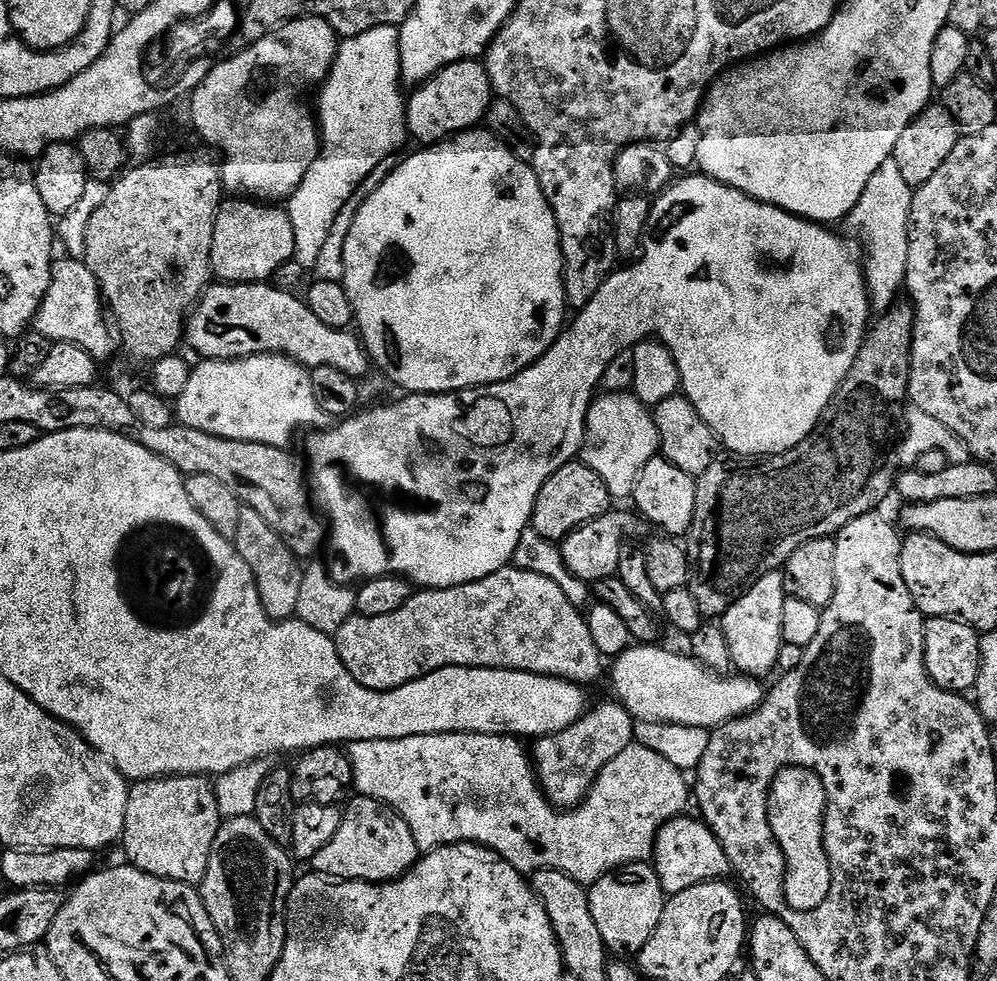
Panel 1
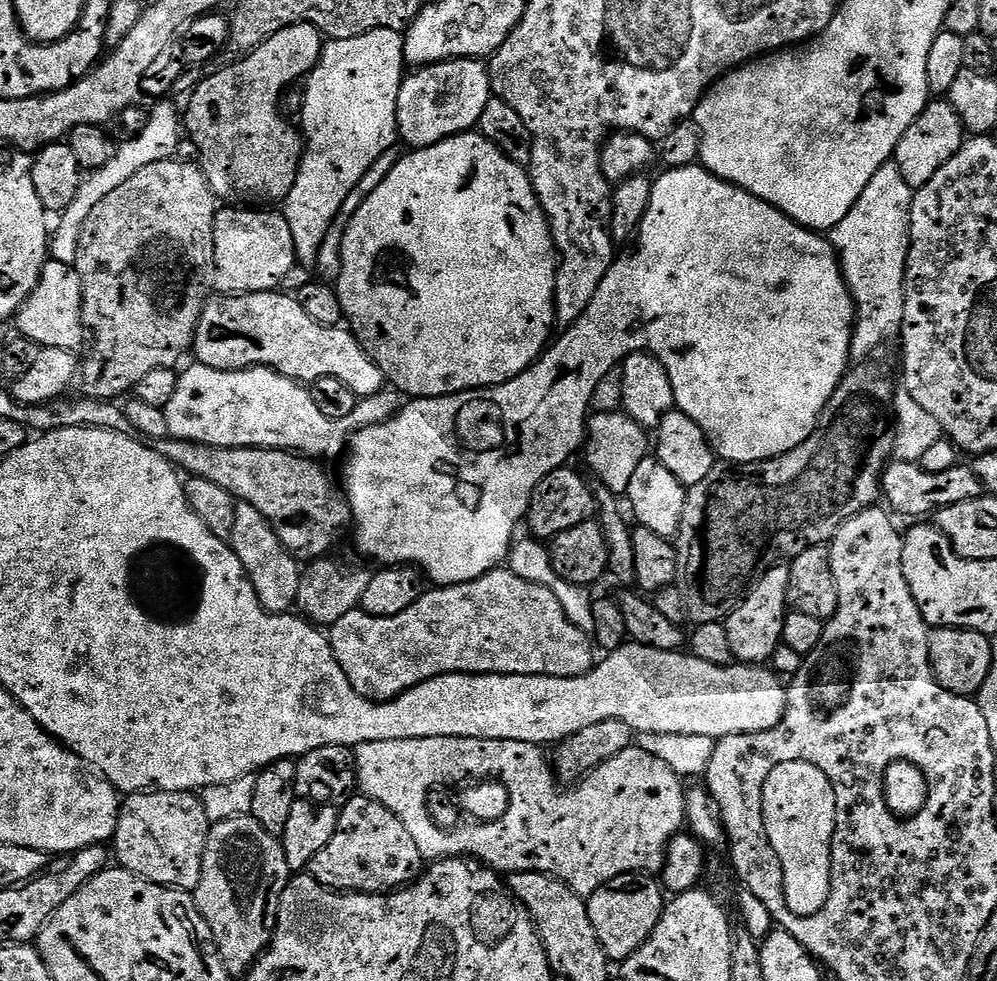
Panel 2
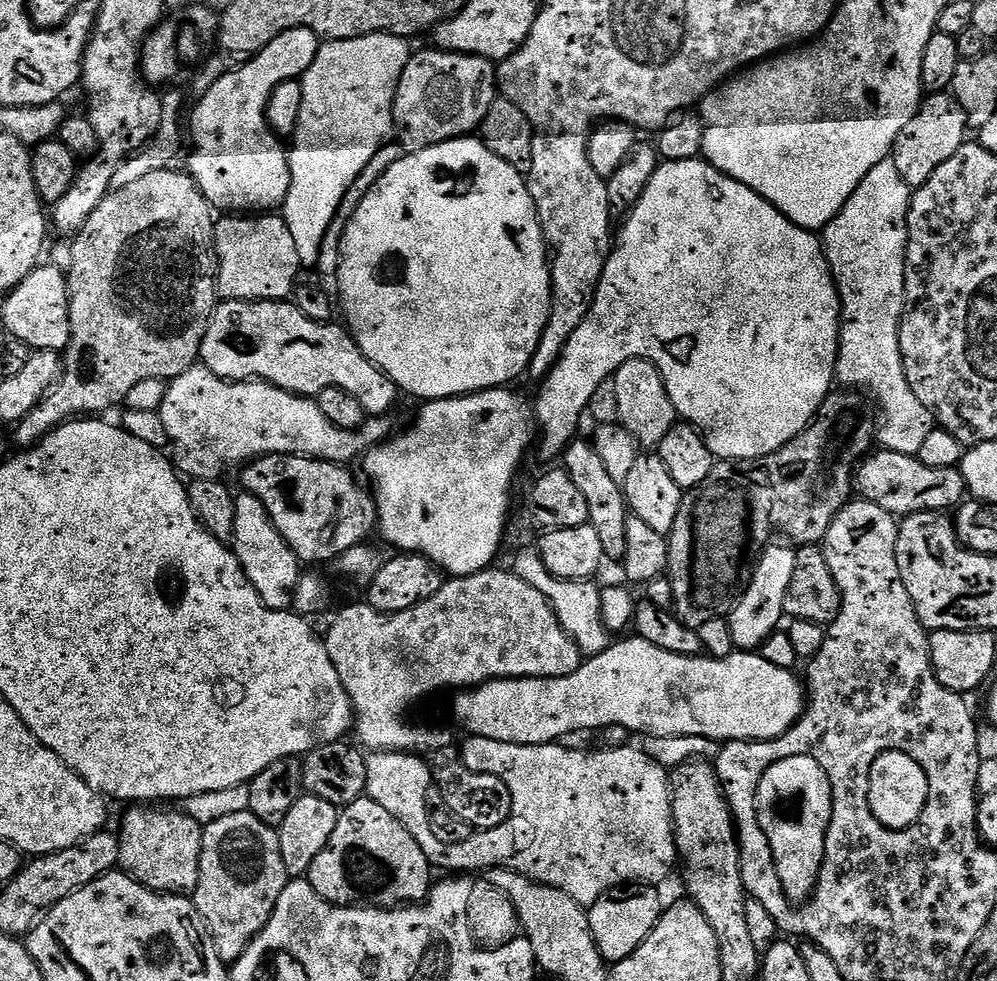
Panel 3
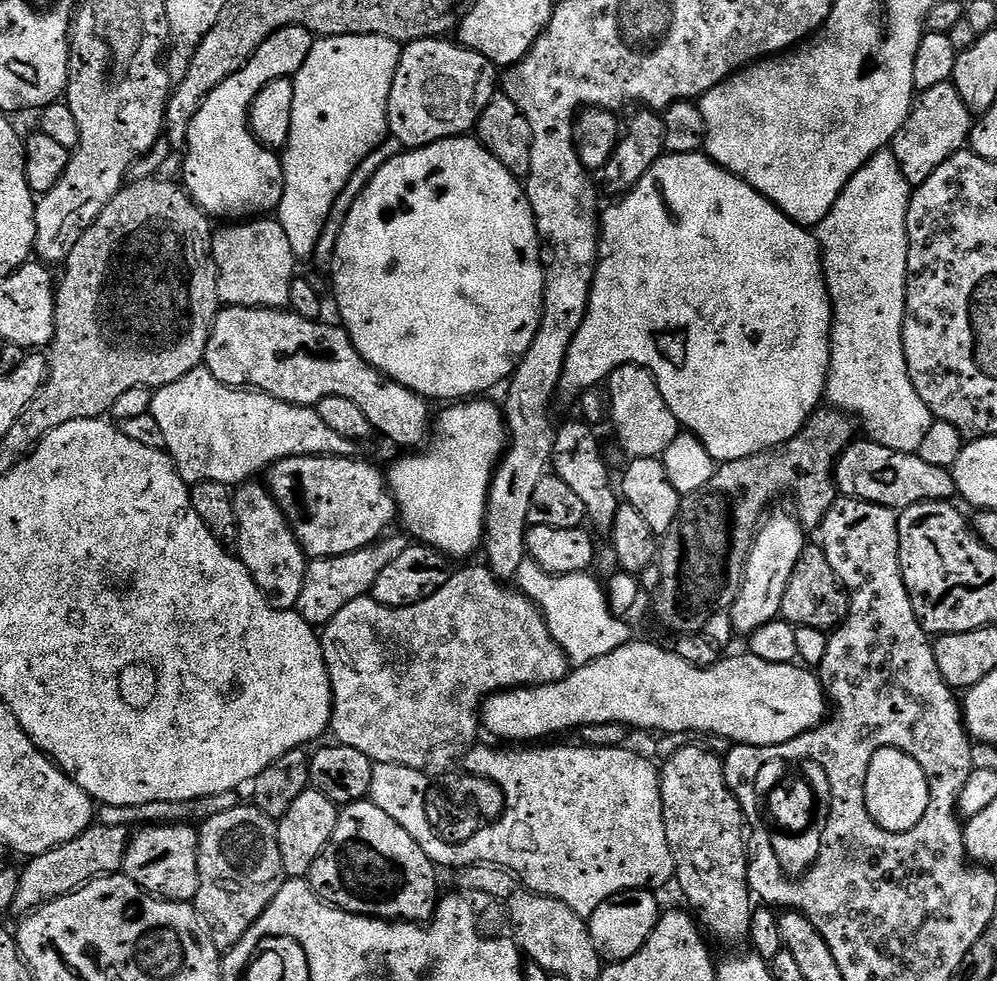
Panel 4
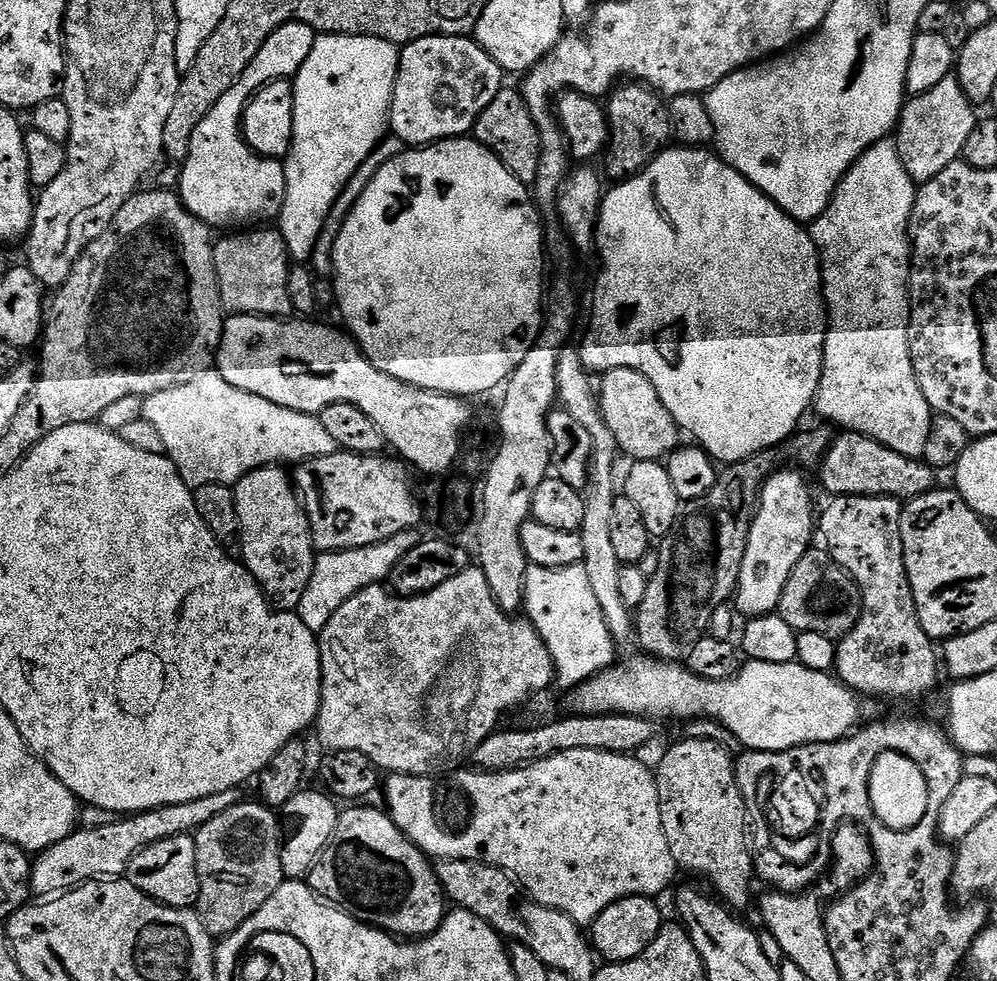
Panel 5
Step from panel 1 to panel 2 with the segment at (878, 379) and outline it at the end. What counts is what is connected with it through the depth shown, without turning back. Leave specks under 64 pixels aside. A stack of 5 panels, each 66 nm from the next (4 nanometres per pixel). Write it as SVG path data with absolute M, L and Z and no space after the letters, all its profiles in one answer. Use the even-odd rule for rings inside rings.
M853 363L848 371L844 373L843 378L840 379L840 385L834 390L830 402L826 402L826 406L821 410L820 417L816 419L815 428L809 432L808 437L801 444L794 446L794 450L769 460L759 460L749 464L718 462L712 467L710 474L706 474L706 478L702 478L702 482L698 482L693 488L687 489L688 497L686 498L686 506L682 510L680 533L674 537L674 543L676 545L678 566L680 567L678 587L682 594L687 619L689 621L693 620L693 625L723 621L728 613L744 599L753 581L767 572L777 561L781 558L796 556L803 548L827 545L832 537L836 535L836 529L844 521L849 520L855 512L860 512L863 508L873 507L881 499L884 470L890 463L887 456L891 457L894 452L894 444L890 439L890 405L893 400L892 376L882 365Z

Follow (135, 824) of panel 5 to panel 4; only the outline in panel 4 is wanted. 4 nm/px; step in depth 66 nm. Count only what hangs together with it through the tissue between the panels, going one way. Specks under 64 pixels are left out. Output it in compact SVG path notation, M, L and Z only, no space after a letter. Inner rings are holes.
M96 822L78 838L74 838L46 854L31 857L25 863L28 865L20 872L20 885L18 894L12 903L12 912L31 914L43 904L48 904L71 892L77 892L91 880L99 880L101 876L117 875L123 869L129 839L128 828L106 826Z

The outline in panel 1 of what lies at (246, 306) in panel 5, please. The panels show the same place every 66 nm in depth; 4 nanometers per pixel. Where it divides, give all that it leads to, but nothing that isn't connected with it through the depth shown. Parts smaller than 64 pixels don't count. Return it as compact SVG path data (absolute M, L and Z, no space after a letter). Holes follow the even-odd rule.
M251 198L228 199L221 203L214 222L213 277L225 284L263 284L271 281L275 271L296 255L294 226L287 211Z

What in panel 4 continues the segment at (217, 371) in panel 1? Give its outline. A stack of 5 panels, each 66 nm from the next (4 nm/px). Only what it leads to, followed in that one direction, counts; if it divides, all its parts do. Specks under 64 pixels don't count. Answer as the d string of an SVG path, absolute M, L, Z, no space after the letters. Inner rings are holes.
M201 366L193 370L190 374L186 374L182 378L178 378L178 382L170 382L166 386L155 389L152 393L152 416L158 422L158 427L162 429L162 438L164 439L164 448L169 456L171 456L176 469L179 470L180 476L189 484L201 484L202 482L222 482L229 486L239 486L245 482L251 481L265 470L277 464L279 460L286 458L294 458L295 456L351 456L357 455L357 441L342 438L342 434L338 434L334 430L330 430L330 426L326 426L326 422L322 422L322 418L316 413L315 407L301 406L291 404L285 400L274 398L268 392L259 390L249 390L247 388L231 388L222 382L218 382L218 378L214 378L214 374L210 374L208 369Z

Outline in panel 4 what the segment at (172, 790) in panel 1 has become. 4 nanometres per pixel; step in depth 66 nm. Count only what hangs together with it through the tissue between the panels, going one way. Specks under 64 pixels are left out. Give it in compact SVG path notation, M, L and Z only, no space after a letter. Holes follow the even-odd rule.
M191 823L153 824L139 829L129 839L124 855L123 875L161 900L195 901L200 885L198 846L200 833Z

